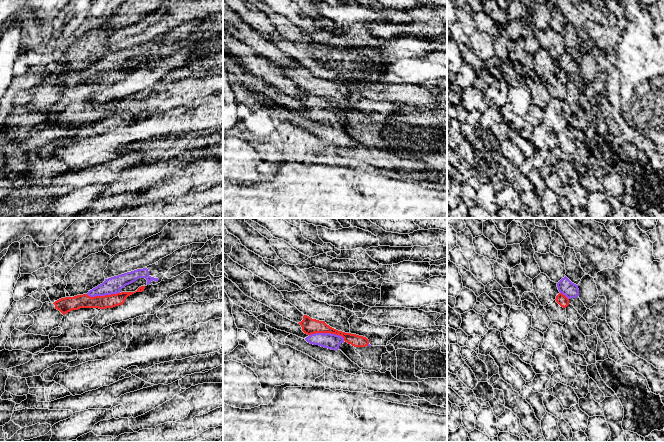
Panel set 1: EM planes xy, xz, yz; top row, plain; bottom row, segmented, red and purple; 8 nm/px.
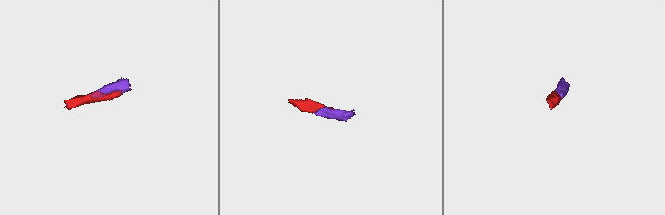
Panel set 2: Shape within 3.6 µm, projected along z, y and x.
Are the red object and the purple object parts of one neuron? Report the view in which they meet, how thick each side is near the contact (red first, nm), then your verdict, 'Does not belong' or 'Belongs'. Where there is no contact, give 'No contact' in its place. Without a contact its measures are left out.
Touches red in xz. Thickness 130 nm (red) against 130 nm. Belongs

